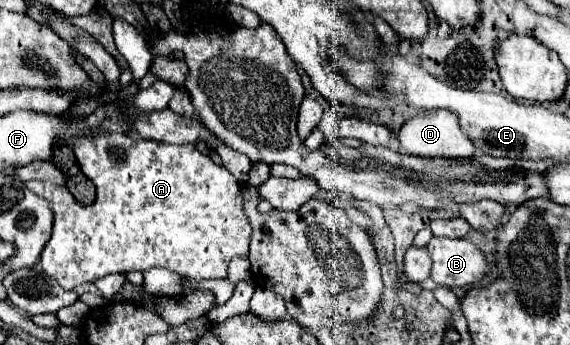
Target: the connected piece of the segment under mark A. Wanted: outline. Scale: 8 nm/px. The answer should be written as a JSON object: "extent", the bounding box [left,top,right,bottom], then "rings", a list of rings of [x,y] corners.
{"extent":[26,132,252,290],"rings":[[[100,132],[94,138],[80,138],[74,144],[74,154],[82,172],[96,186],[98,204],[80,206],[62,186],[40,180],[26,182],[34,194],[52,204],[54,232],[42,252],[42,268],[64,290],[74,290],[80,284],[114,272],[146,272],[150,268],[168,268],[196,282],[226,278],[228,264],[234,256],[248,258],[252,226],[244,214],[242,186],[224,166],[218,166],[208,156],[200,154],[196,146],[168,146],[126,134]]]}

